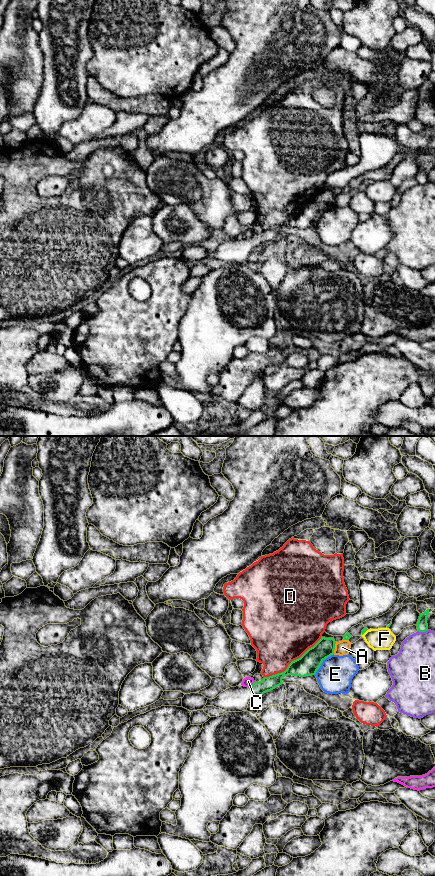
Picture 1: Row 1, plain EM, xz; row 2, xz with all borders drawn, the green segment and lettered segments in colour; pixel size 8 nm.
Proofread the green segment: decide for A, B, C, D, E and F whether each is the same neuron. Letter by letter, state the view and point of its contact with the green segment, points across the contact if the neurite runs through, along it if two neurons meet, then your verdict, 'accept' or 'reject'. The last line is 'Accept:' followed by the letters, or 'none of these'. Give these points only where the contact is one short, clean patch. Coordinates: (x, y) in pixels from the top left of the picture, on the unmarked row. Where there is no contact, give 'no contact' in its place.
A: contact xz (334, 200); border xz (336, 194), (333, 205); reject
B: contact xz (422, 183); reject
C: contact xz (252, 236); border xz (255, 233), (248, 239); reject
D: contact xz (292, 213); reject
E: contact xz (321, 215); border xz (333, 205), (322, 214), (314, 226); reject
F: contact xz (365, 183); reject
Accept: none of these

